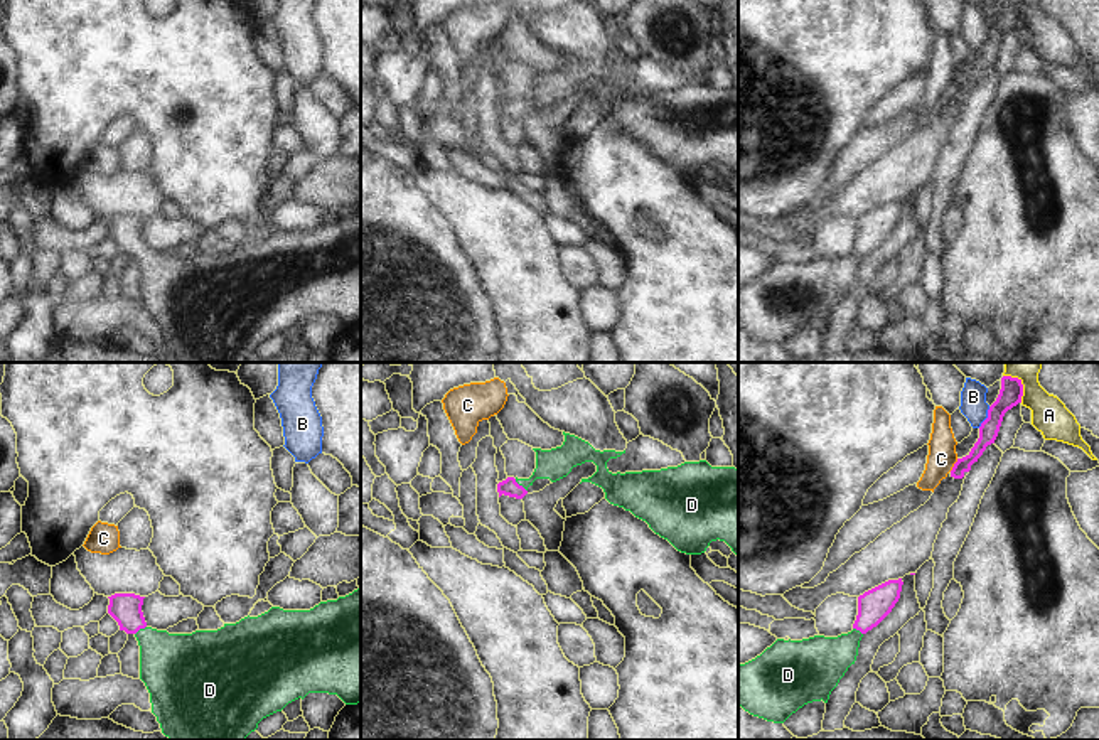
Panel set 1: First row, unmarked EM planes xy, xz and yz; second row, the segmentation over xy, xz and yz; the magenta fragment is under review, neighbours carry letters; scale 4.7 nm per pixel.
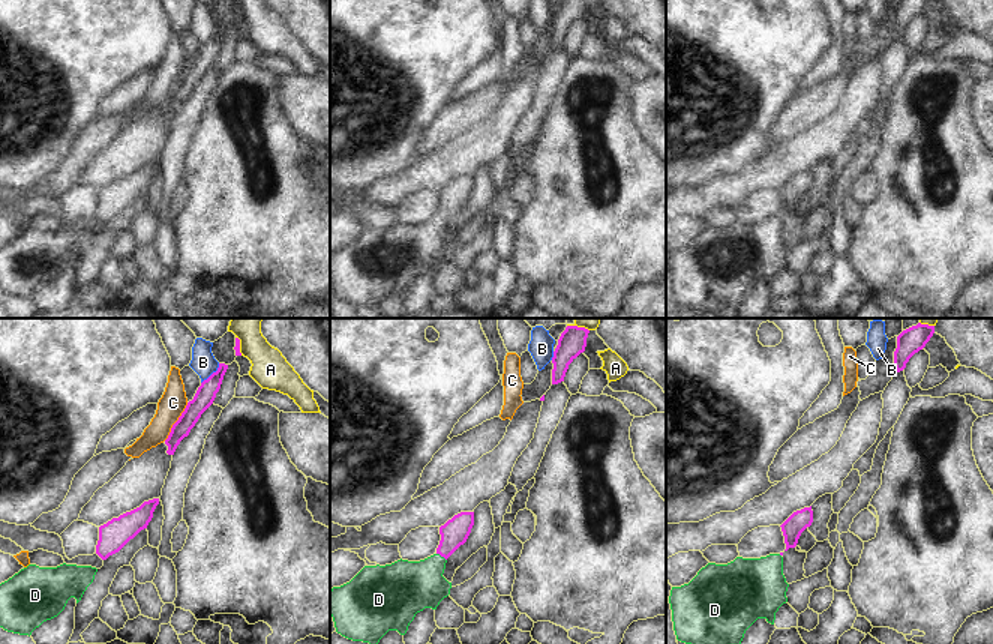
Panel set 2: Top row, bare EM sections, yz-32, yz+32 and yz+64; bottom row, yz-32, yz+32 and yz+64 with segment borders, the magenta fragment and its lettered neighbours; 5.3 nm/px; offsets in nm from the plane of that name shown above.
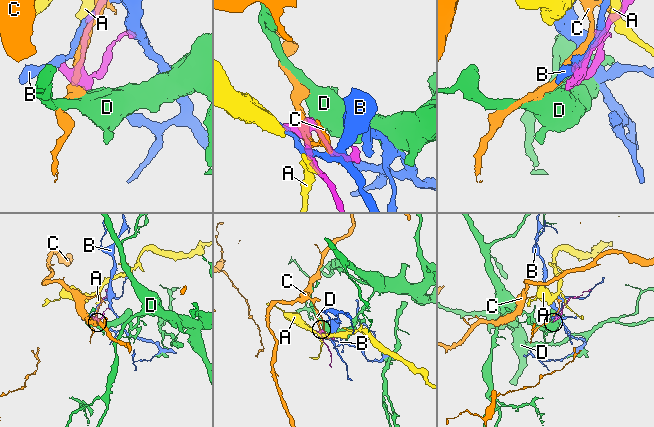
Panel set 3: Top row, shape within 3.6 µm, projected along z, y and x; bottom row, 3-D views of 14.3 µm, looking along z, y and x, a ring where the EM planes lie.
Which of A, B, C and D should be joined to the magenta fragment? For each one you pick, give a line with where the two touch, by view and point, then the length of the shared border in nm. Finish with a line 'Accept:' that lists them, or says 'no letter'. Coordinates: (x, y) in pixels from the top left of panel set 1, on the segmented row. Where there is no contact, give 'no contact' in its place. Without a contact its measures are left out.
D: meets magenta in xz at (521, 486); contact 90 nm long
Accept: D

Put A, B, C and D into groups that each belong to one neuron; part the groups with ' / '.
A / B / C / D

